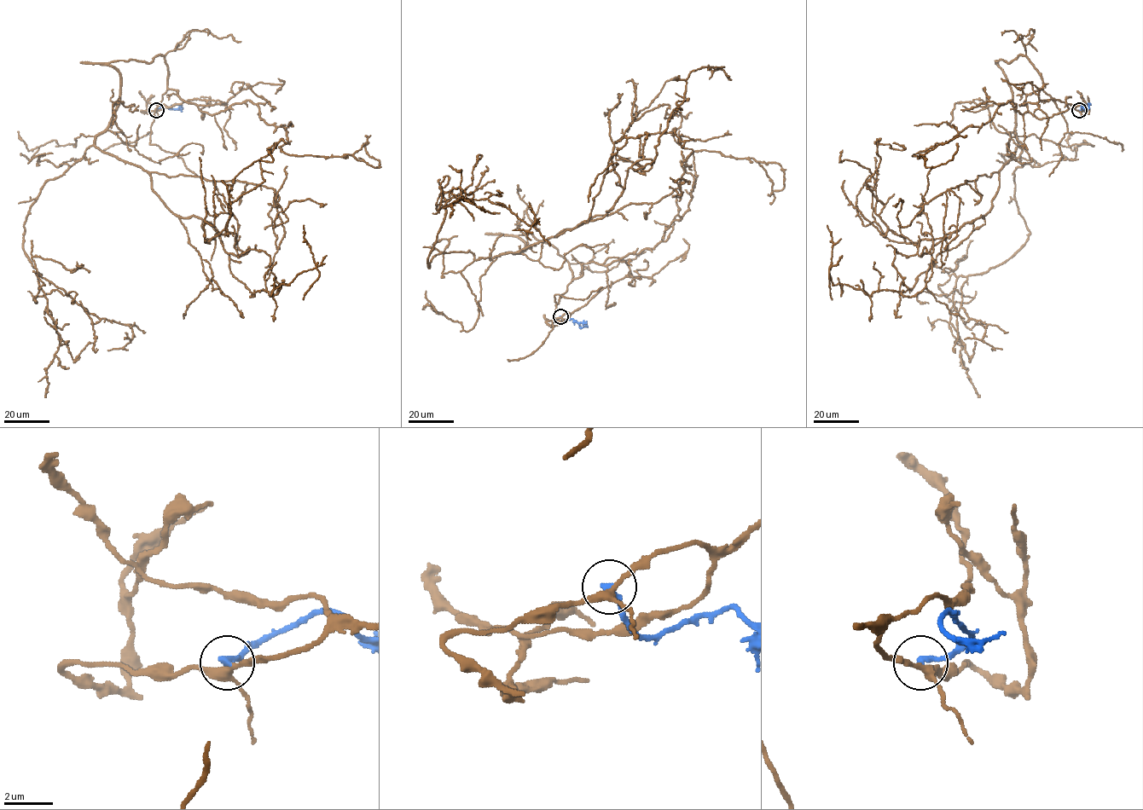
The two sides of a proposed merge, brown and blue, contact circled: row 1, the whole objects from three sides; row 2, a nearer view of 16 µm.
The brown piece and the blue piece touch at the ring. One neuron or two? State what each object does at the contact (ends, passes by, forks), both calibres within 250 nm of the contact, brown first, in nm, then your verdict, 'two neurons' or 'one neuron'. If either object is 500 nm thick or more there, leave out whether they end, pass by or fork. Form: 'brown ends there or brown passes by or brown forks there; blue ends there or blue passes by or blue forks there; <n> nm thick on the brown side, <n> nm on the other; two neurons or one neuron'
brown forks there; blue ends there; 260 nm thick on the brown side, 280 nm on the other; two neurons

